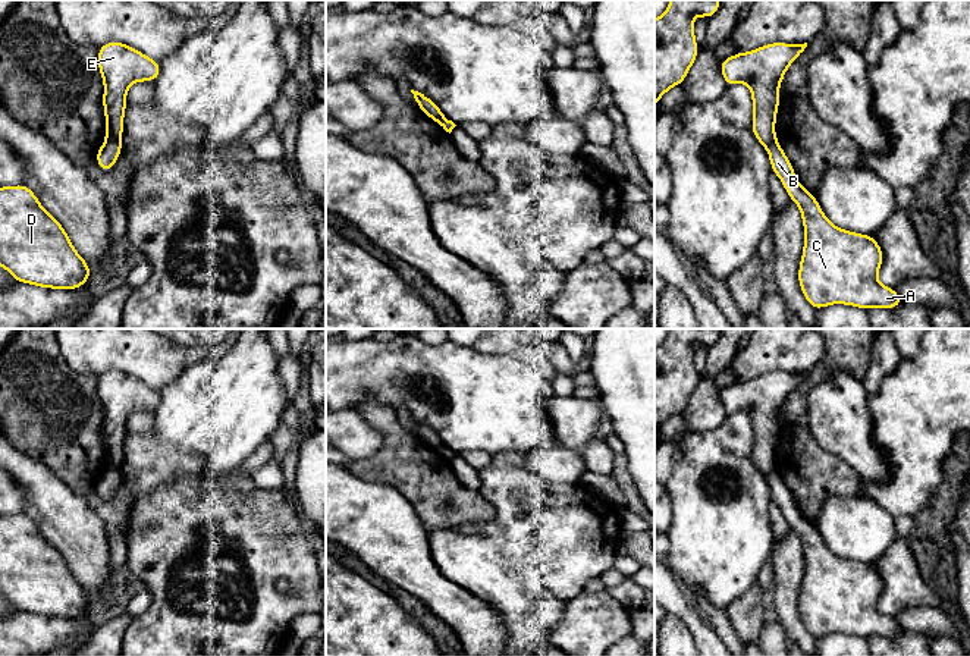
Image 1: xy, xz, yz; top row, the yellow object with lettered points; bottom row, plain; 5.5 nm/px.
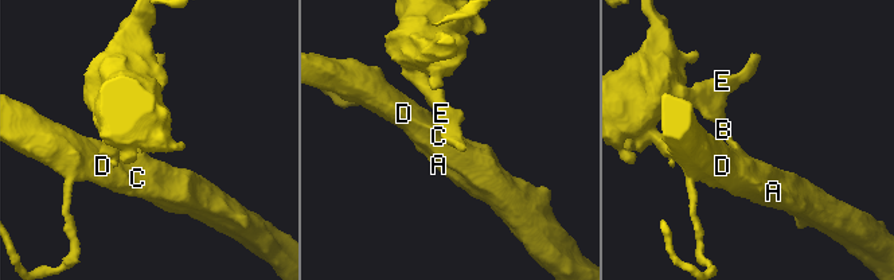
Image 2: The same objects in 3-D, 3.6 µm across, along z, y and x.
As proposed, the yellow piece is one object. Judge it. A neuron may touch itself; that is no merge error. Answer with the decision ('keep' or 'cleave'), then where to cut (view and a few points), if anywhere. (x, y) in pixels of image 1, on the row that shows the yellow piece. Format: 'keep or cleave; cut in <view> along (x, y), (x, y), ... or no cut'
cleave; cut in xy along (118, 138), (106, 141)

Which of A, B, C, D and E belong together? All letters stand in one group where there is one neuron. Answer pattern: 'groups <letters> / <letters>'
groups A B C D / E

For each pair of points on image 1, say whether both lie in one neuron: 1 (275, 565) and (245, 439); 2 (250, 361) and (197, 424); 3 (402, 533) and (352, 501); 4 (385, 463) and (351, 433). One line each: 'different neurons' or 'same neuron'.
1: different neurons
2: same neuron
3: same neuron
4: different neurons

